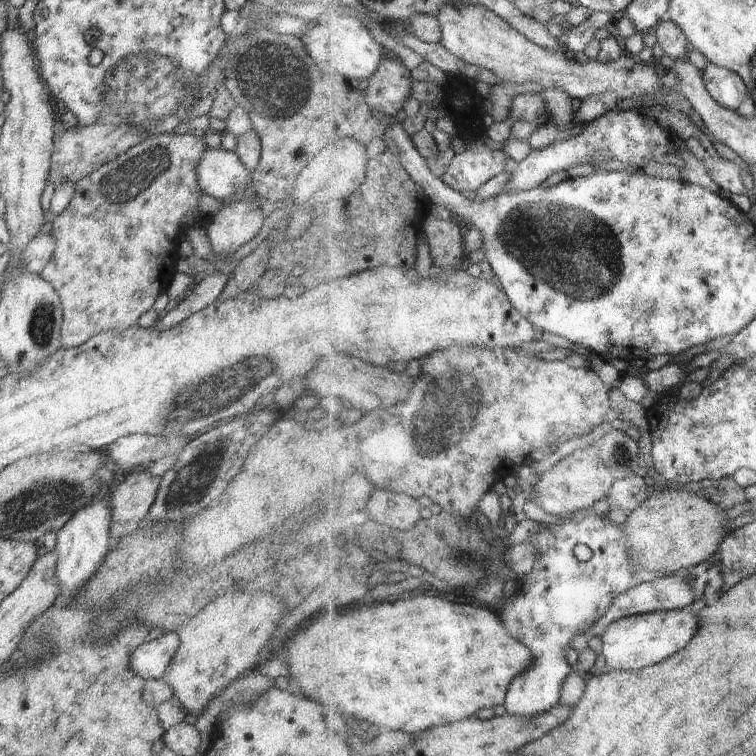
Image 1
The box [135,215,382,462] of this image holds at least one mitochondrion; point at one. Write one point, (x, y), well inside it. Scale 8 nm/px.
(174, 406)

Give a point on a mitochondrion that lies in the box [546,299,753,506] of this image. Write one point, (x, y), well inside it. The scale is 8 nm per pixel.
(619, 452)

